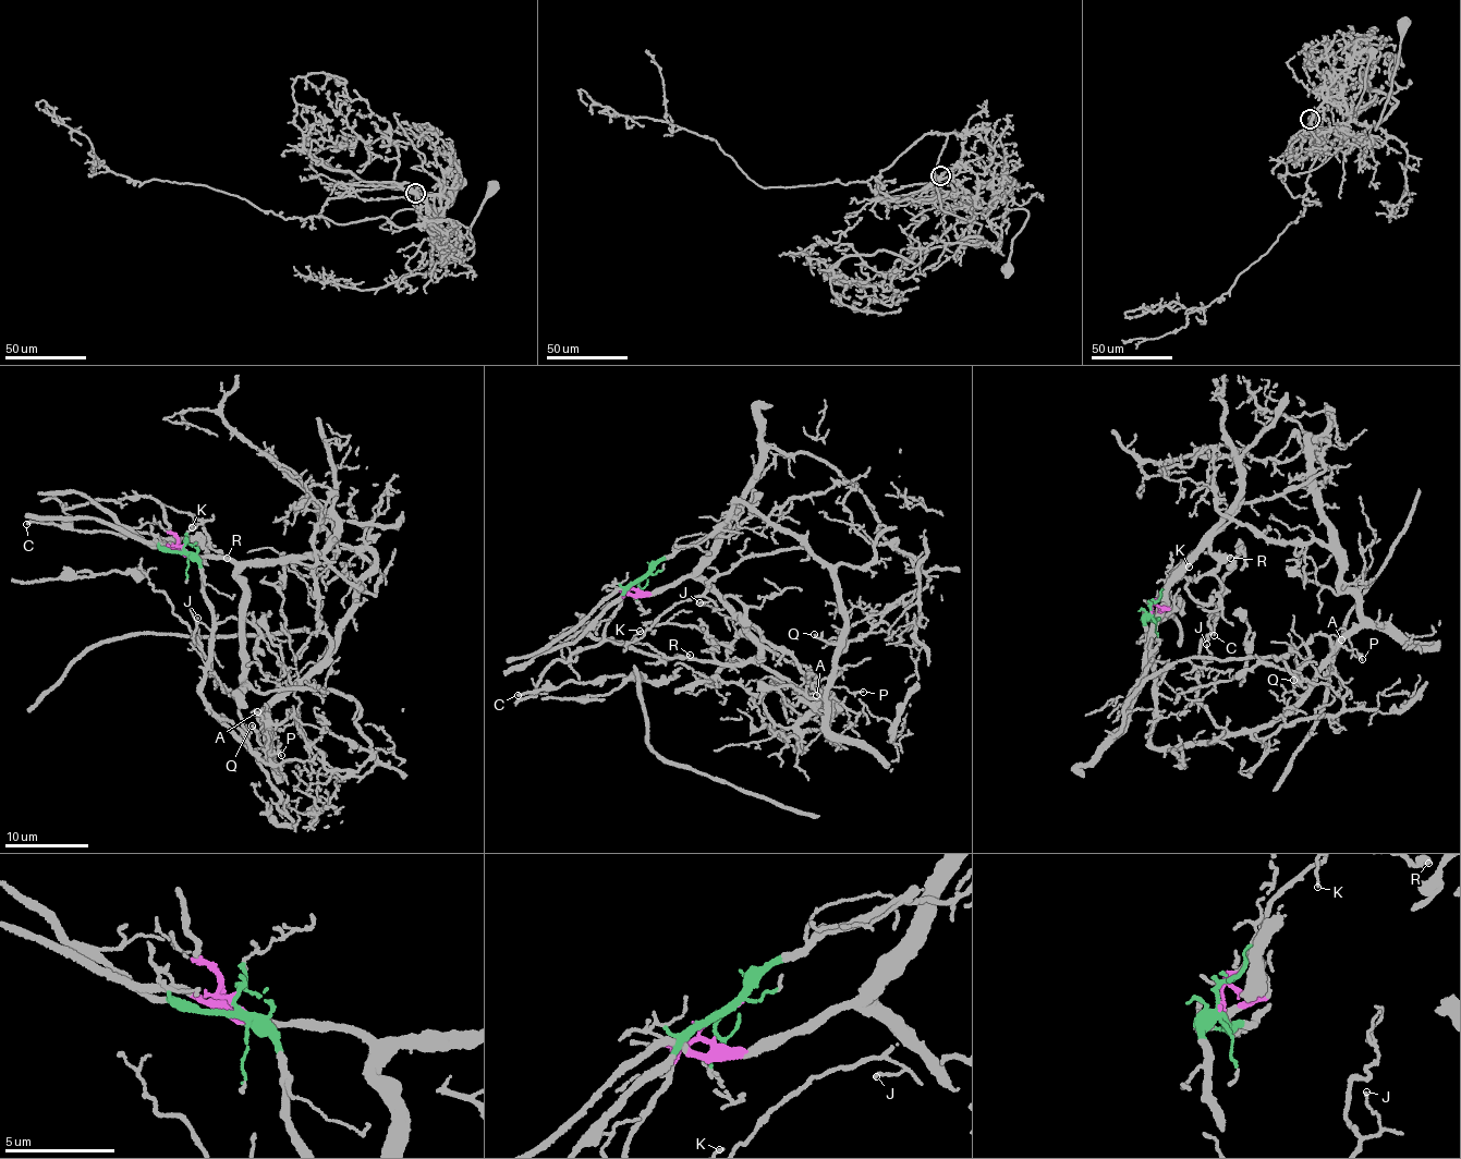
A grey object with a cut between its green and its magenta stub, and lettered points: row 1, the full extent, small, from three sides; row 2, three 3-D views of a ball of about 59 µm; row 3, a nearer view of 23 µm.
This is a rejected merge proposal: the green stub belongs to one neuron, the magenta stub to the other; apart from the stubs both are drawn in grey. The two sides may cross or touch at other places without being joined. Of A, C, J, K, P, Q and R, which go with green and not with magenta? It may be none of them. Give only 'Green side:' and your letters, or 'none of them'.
Green side: A, J, P, Q

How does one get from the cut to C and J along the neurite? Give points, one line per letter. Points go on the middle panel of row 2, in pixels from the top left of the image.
C: (643, 576), (623, 598), (601, 639), (567, 661), (559, 659), (549, 666), (537, 685), (547, 693), (518, 695)
J: (643, 576), (680, 546), (703, 539), (738, 501), (810, 547), (743, 558), (709, 584), (709, 600), (701, 602)

